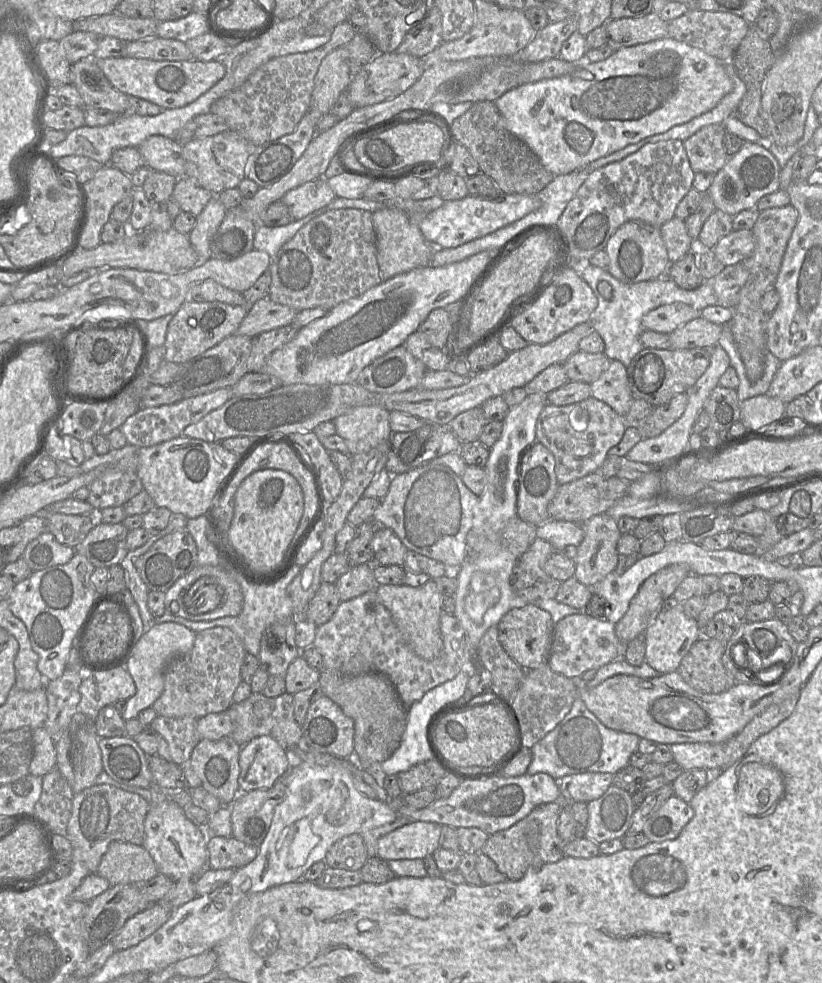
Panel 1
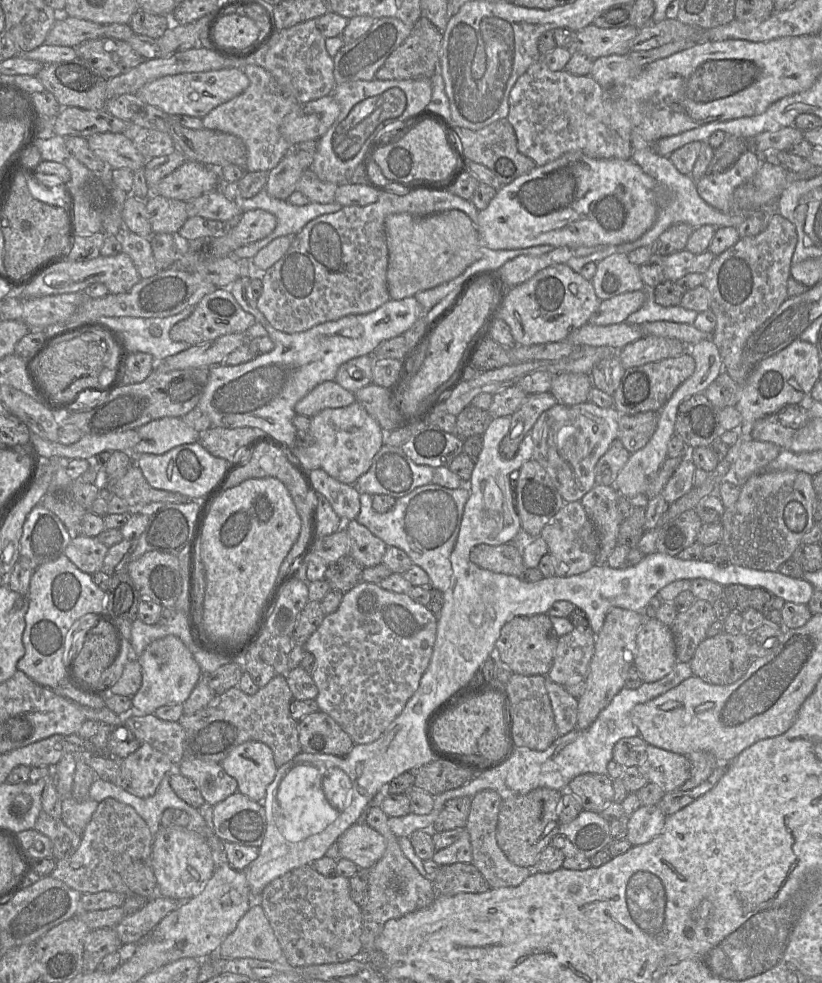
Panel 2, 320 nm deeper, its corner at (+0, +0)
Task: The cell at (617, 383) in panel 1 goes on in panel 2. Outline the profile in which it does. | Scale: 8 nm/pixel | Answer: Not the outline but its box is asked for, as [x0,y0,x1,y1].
[550,373,592,406]

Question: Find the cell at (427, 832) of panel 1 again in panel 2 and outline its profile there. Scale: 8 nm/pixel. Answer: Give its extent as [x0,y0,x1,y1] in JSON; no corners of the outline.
[336,821,386,869]

